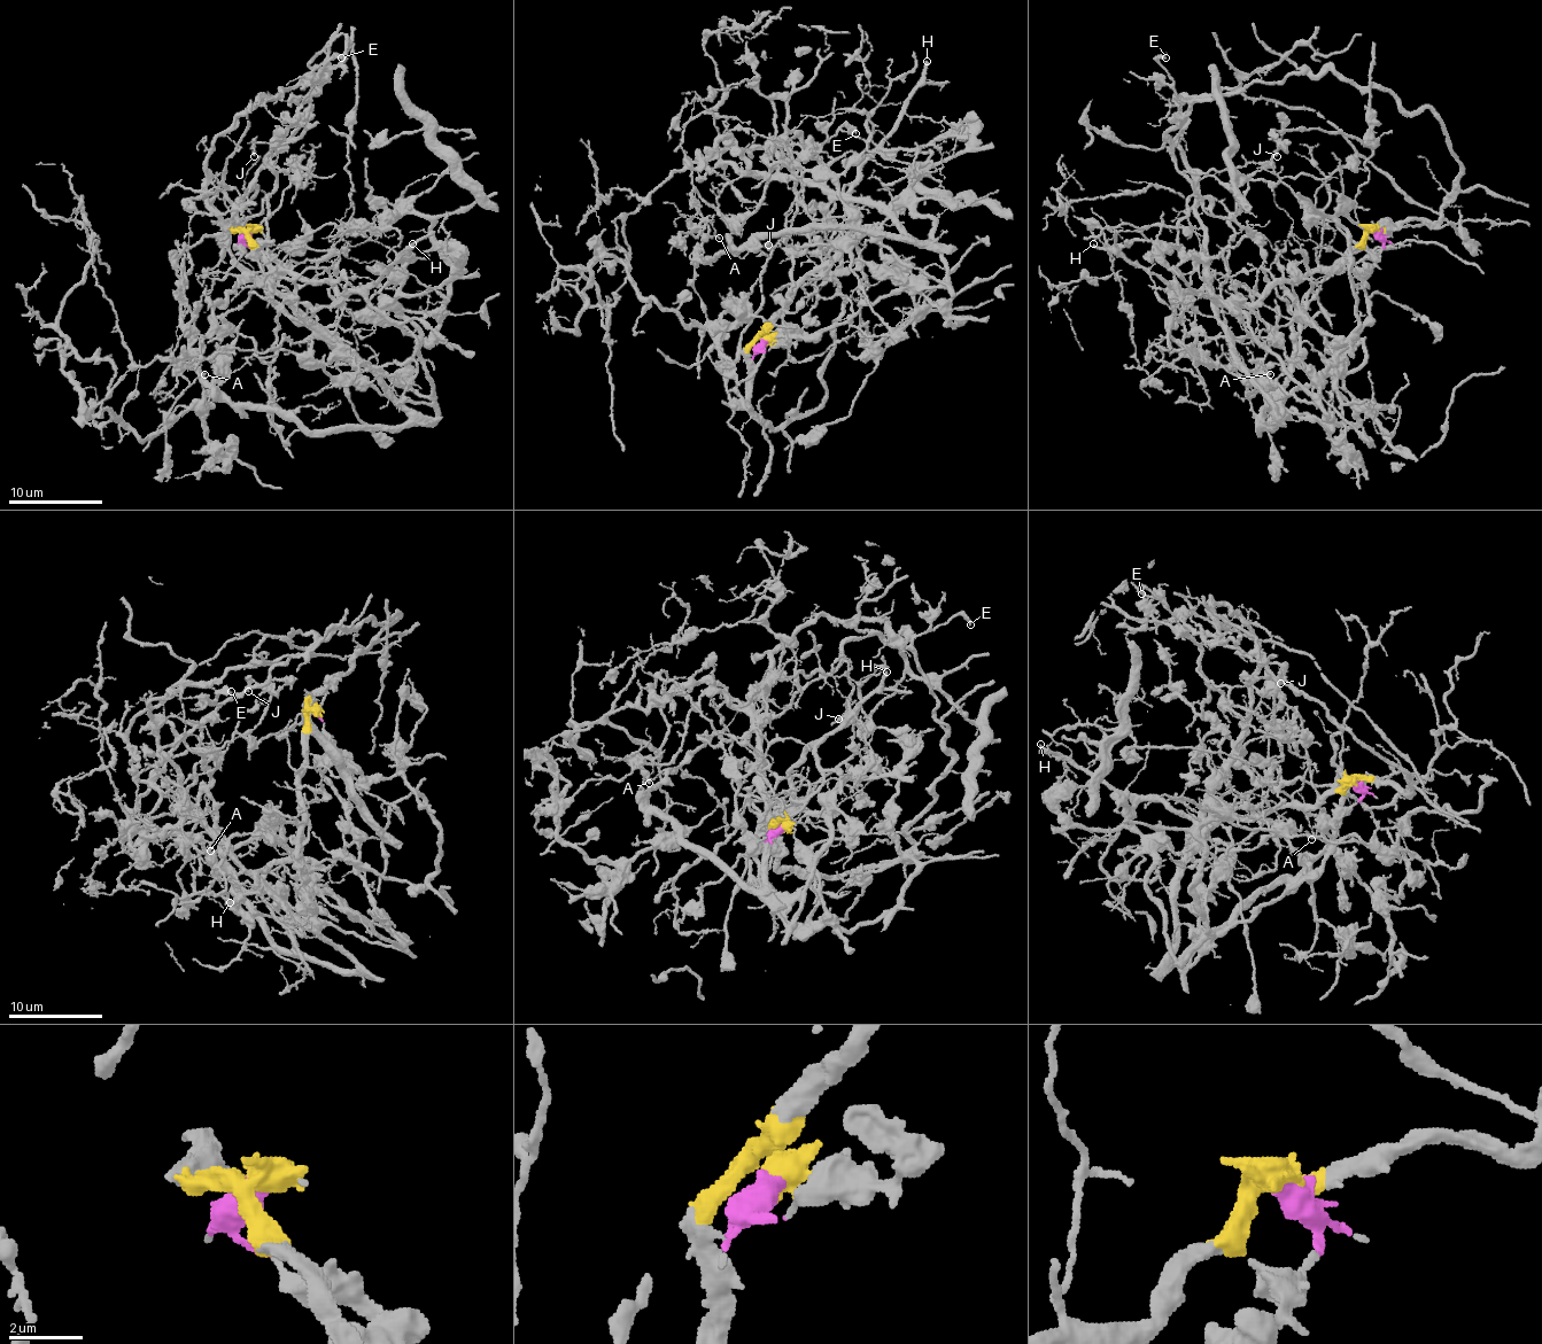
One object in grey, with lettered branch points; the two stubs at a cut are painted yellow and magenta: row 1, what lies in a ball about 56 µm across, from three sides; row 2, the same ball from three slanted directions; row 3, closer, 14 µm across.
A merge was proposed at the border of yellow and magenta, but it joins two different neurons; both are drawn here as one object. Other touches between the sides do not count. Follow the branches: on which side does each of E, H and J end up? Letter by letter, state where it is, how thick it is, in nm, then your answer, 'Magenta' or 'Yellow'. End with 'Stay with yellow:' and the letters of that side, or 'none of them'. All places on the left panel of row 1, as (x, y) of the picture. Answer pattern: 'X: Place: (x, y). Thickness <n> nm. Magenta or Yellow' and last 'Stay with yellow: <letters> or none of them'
E: Place: (341, 57). Thickness 320 nm. Yellow
H: Place: (412, 243). Thickness 240 nm. Yellow
J: Place: (254, 156). Thickness 180 nm. Yellow
Stay with yellow: E, H, J

